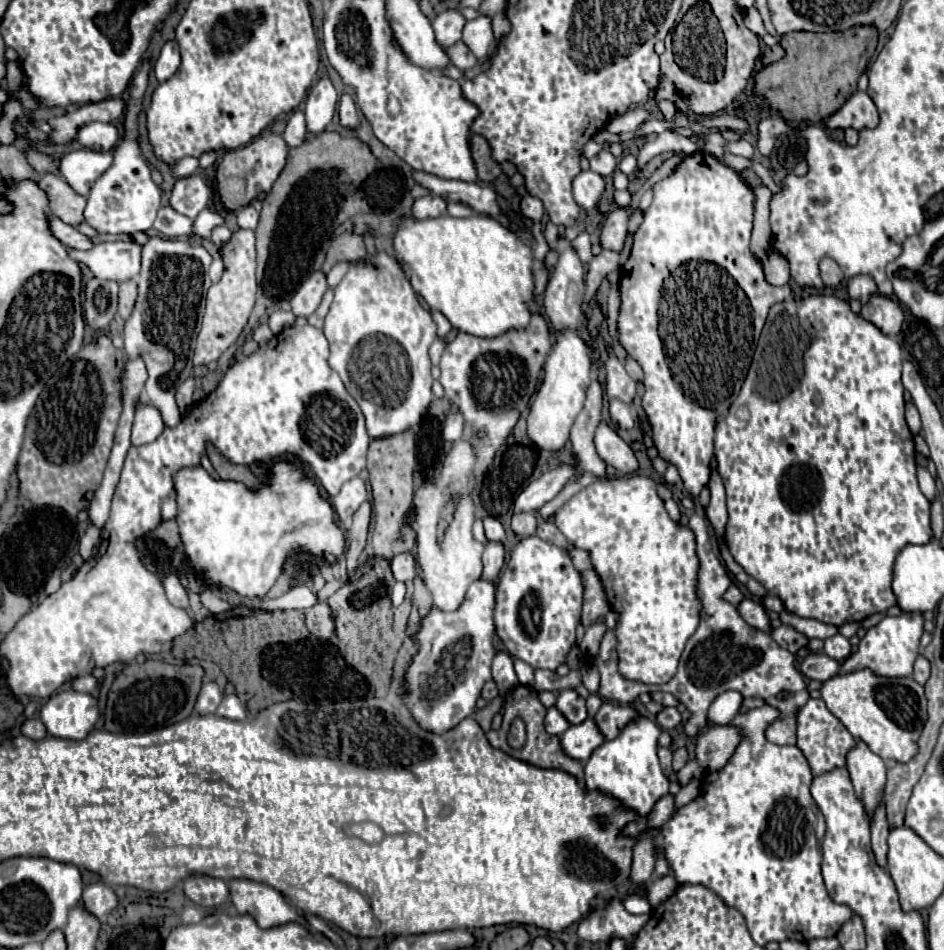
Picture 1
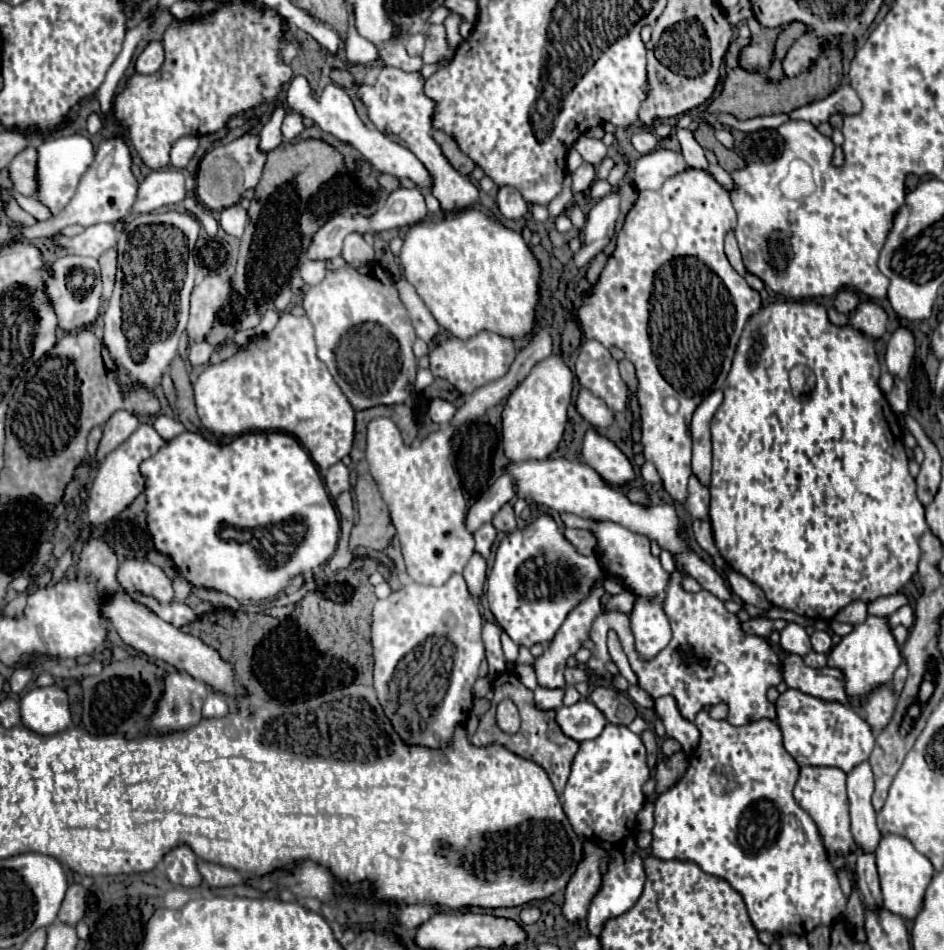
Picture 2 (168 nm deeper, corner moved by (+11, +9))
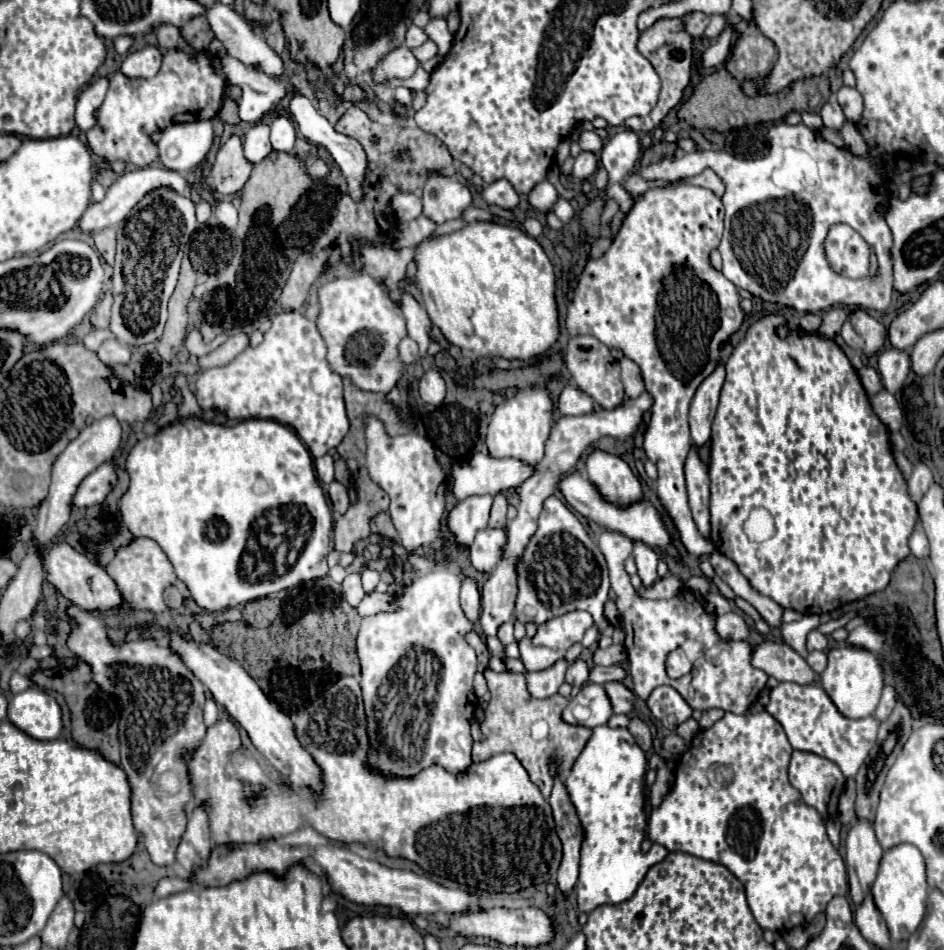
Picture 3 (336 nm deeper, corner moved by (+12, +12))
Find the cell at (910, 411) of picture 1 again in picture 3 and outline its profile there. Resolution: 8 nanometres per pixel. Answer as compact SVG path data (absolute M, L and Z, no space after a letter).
M898 348L884 350L878 356L878 372L880 372L882 384L888 392L894 394L902 388L902 384L908 376L908 360L910 360L910 354L904 350L898 350Z

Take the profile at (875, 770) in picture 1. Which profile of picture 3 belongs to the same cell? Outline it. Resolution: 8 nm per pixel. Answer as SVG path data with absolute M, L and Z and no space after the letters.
M866 820L854 822L846 838L846 866L850 898L856 906L860 906L864 902L864 896L870 892L882 854L884 850L876 840L872 824Z

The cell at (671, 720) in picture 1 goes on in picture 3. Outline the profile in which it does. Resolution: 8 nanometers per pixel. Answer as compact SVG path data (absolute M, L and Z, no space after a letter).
M594 664L590 668L590 682L596 682L596 684L606 684L612 680L622 682L624 676L626 676L626 672L620 666L596 666Z

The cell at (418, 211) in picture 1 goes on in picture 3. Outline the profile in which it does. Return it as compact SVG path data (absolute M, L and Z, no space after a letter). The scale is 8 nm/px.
M396 194L390 202L390 210L398 216L398 222L410 222L422 214L422 202L414 194Z

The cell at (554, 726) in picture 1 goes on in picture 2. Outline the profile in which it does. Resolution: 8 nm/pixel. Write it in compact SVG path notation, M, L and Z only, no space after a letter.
M537 687L535 689L535 705L543 711L555 711L563 707L563 689L545 689Z

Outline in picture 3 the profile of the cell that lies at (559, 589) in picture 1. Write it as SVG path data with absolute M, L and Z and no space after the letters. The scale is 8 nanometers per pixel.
M548 496L538 520L538 530L530 538L526 552L518 564L518 598L516 618L520 622L544 624L554 616L572 610L586 610L600 626L604 618L604 602L610 596L610 580L604 554L588 536L582 522L558 496Z

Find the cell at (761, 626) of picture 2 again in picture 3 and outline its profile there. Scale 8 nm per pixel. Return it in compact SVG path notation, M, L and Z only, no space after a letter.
M728 612L722 616L716 616L716 634L722 640L746 640L750 632L746 622L738 614Z

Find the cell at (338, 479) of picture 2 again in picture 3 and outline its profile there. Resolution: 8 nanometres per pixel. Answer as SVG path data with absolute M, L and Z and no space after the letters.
M324 454L324 456L316 458L314 466L316 466L316 474L318 474L320 482L330 484L334 480L334 460L332 460L332 456Z

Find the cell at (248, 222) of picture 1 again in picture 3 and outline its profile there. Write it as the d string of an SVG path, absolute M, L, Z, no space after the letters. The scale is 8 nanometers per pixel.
M218 202L214 216L218 218L218 222L220 222L226 230L234 232L234 228L236 228L236 224L238 224L238 210L236 210L230 202Z

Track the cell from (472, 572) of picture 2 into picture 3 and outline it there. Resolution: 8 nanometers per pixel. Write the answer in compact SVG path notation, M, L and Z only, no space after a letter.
M470 578L462 580L462 592L460 592L460 606L468 620L476 622L480 618L480 592L476 588L476 582Z

